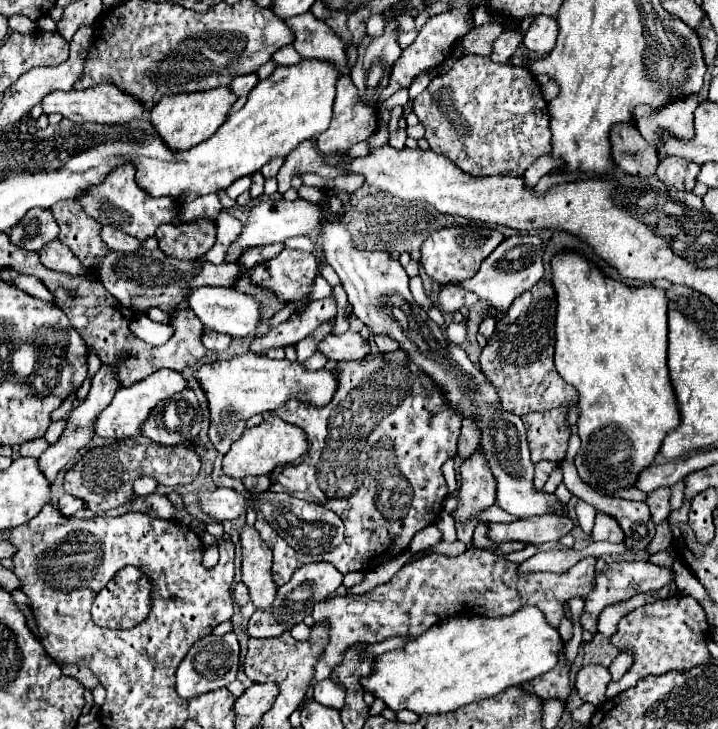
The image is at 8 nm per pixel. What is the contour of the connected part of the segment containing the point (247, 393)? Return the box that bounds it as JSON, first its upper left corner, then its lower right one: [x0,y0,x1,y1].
[196,354,338,456]

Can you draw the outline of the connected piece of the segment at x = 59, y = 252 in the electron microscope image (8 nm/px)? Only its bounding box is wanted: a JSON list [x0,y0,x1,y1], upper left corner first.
[38,240,84,274]

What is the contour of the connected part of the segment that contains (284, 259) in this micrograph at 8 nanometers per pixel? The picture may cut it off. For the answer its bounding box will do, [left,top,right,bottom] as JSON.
[252,248,318,302]

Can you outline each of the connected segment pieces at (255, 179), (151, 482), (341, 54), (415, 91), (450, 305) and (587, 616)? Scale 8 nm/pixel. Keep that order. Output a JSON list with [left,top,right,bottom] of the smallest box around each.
[[250,172,264,200],[134,476,158,497],[284,12,348,74],[409,73,431,100],[438,284,478,314],[580,560,676,634]]

